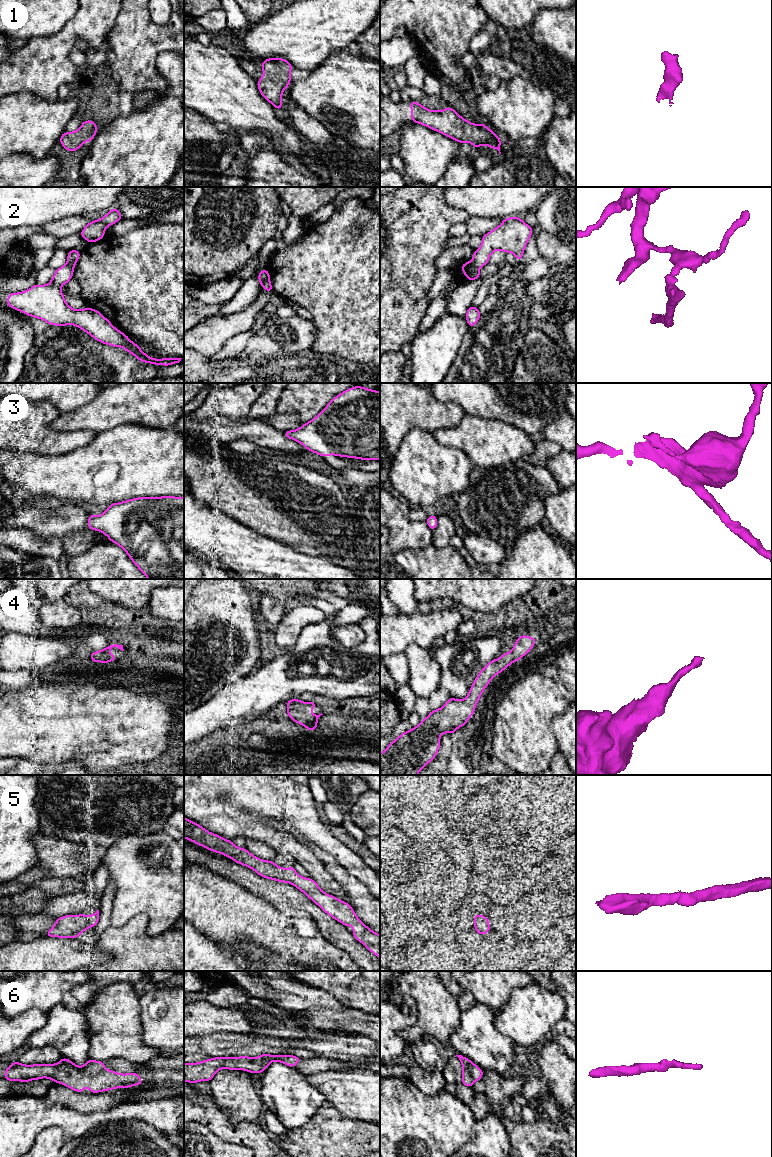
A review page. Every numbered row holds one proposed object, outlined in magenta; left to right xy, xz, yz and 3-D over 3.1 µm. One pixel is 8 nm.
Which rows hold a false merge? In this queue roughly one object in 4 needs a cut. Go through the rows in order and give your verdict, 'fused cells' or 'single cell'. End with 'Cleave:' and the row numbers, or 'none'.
1: single cell
2: fused cells
3: single cell
4: single cell
5: single cell
6: single cell
Cleave: 2

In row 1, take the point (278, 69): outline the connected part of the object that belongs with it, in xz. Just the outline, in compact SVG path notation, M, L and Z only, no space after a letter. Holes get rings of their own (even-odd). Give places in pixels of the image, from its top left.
M268 58L261 63L264 75L257 81L261 95L276 109L282 109L282 92L290 85L293 66L283 58Z

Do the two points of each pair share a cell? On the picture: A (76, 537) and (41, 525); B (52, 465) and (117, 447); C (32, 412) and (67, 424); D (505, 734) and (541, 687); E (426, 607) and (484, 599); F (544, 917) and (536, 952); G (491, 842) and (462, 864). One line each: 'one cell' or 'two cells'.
A: one cell
B: one cell
C: two cells
D: one cell
E: two cells
F: two cells
G: two cells

